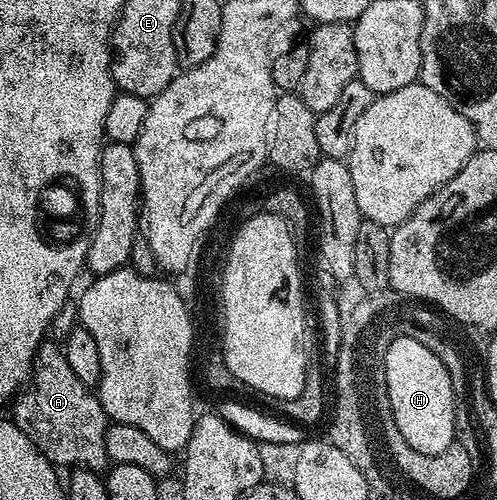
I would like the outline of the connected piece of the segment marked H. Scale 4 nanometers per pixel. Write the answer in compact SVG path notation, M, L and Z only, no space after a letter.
M400 337L392 341L388 346L387 356L384 357L384 369L386 370L388 385L388 400L391 401L392 417L396 421L396 429L400 429L404 441L416 449L416 453L444 453L456 439L454 425L454 390L452 389L452 377L440 357L436 357L427 346L412 337Z

